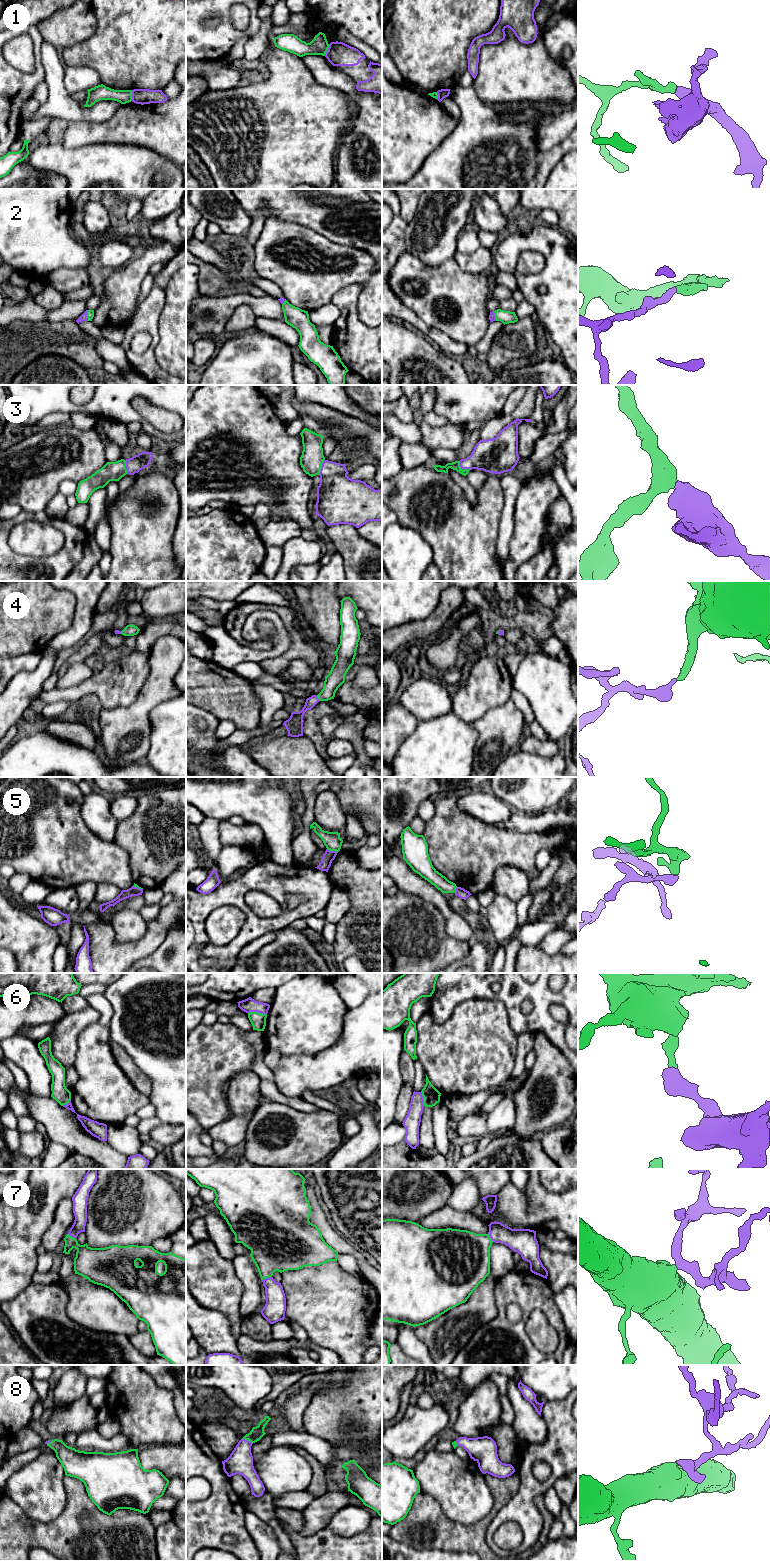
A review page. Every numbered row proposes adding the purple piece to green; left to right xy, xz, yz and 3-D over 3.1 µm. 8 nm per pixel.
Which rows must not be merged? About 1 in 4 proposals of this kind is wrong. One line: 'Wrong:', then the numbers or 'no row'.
Wrong: 1, 5, 6

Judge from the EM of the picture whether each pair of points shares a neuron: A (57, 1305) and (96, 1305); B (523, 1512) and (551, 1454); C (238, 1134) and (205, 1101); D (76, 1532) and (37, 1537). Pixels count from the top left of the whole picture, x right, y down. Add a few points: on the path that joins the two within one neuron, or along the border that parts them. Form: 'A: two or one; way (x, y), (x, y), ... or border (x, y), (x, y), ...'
A: two; border (60, 1282), (68, 1297), (66, 1314), (80, 1324)
B: one; way (525, 1494), (526, 1465), (533, 1458)
C: two; border (225, 1119), (209, 1129)
D: one; way (66, 1536), (47, 1536)

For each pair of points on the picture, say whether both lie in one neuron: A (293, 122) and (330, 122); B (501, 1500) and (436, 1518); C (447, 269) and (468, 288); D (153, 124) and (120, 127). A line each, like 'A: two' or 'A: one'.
A: one
B: one
C: one
D: one

